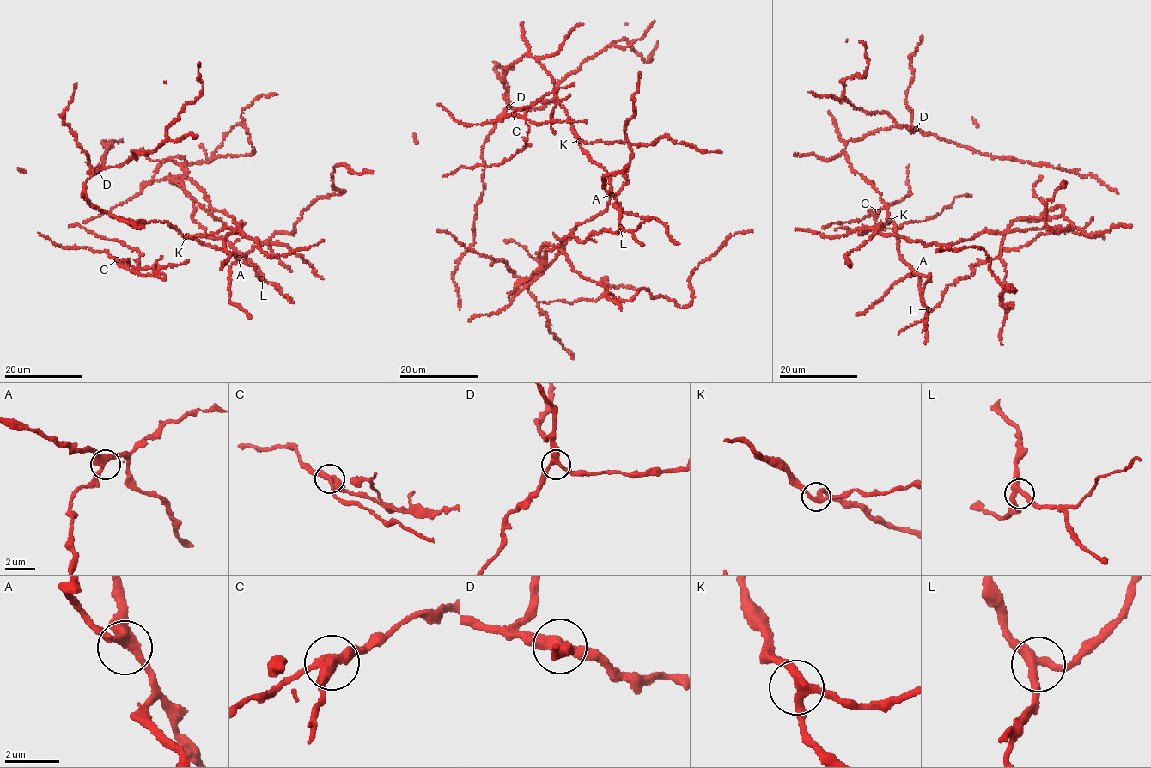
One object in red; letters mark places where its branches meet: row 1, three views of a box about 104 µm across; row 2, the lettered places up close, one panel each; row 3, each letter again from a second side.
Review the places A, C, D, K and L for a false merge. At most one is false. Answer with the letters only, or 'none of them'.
C

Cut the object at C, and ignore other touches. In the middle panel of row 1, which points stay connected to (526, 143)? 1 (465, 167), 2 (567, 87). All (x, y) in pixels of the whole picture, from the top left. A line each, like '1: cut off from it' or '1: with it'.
1: with it
2: cut off from it

